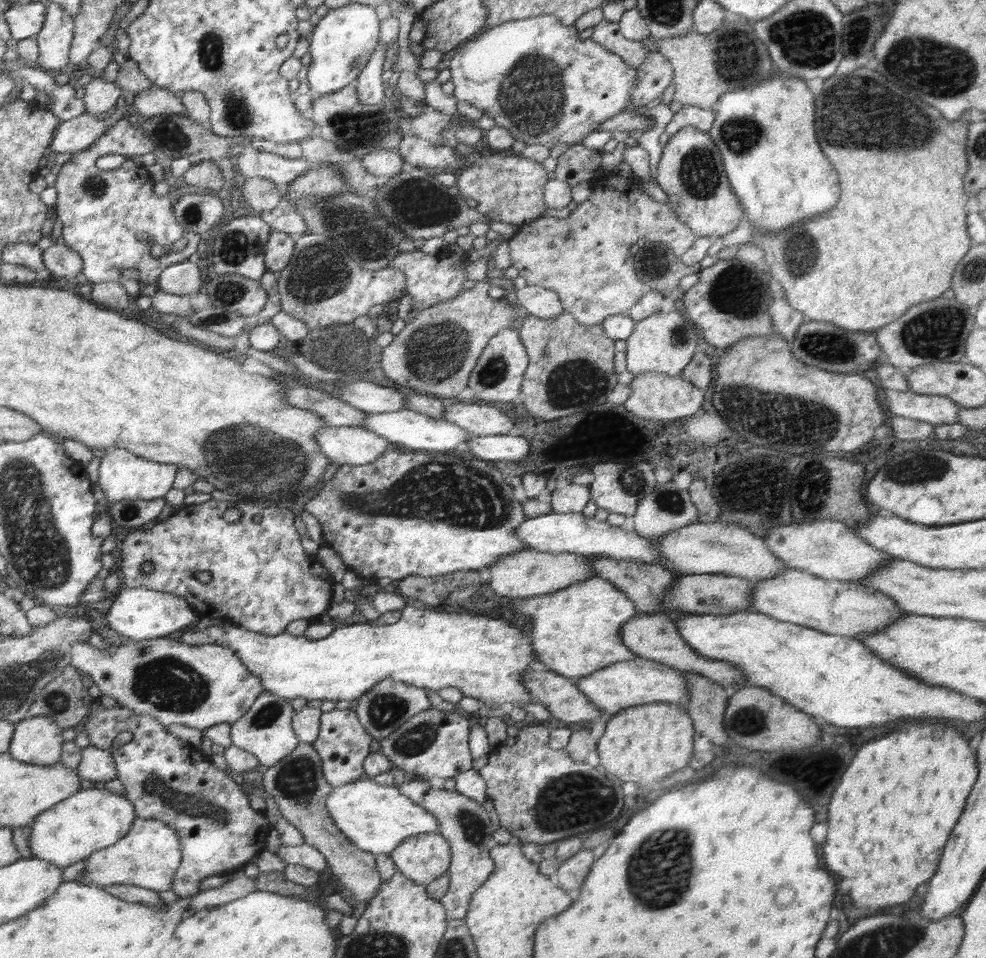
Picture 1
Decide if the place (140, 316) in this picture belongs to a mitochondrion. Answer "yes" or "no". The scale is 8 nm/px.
no

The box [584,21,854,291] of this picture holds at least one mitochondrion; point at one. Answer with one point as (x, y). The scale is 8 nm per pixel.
(737, 59)

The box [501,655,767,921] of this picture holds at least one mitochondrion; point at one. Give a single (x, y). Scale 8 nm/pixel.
(577, 800)

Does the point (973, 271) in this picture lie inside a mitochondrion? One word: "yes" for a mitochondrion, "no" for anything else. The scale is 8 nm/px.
yes

